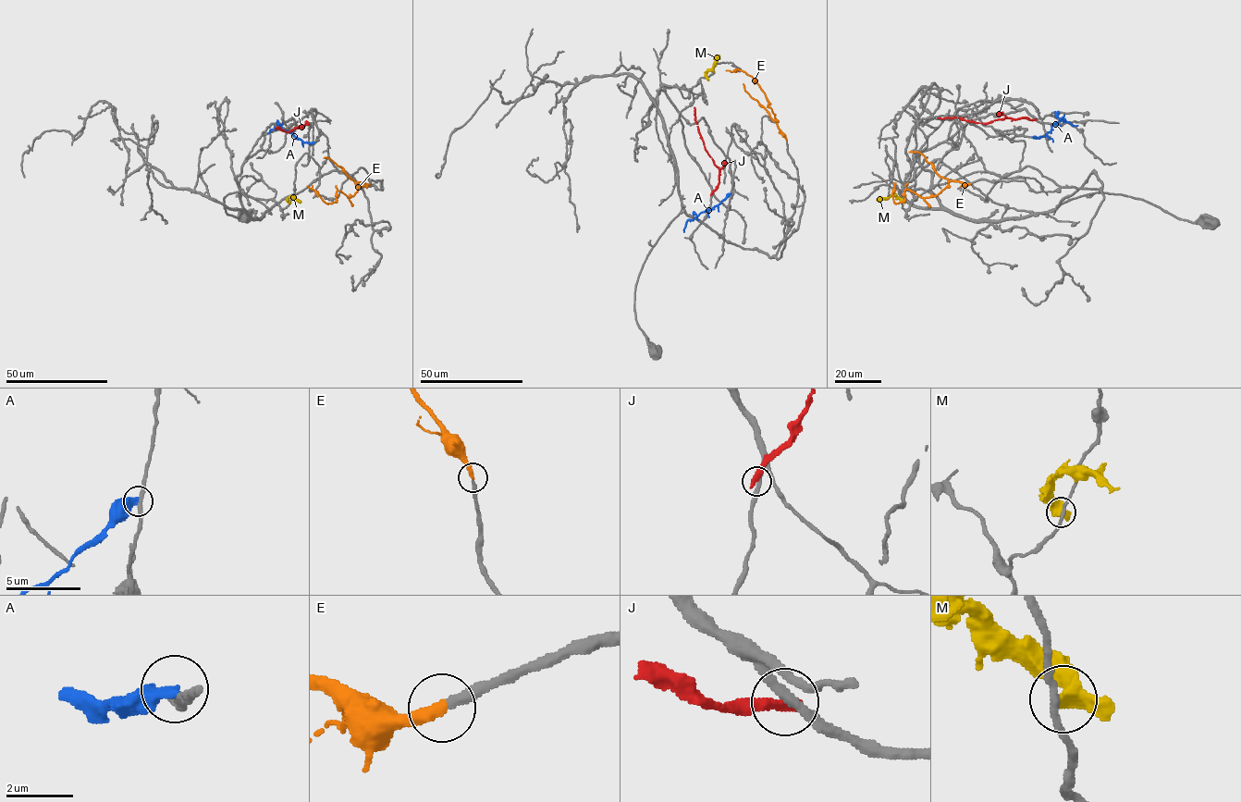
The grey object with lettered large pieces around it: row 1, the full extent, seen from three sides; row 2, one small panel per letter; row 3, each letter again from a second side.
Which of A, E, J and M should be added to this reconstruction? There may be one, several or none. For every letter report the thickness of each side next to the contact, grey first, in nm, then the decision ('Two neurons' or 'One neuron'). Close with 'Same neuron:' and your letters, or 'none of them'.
A: Thickness 280 nm (grey) against 480 nm. Two neurons
E: Thickness 280 nm (grey) against 360 nm. One neuron
J: Thickness 280 nm (grey) against 400 nm. Two neurons
M: Thickness 200 nm (grey) against 480 nm. Two neurons
Same neuron: E

